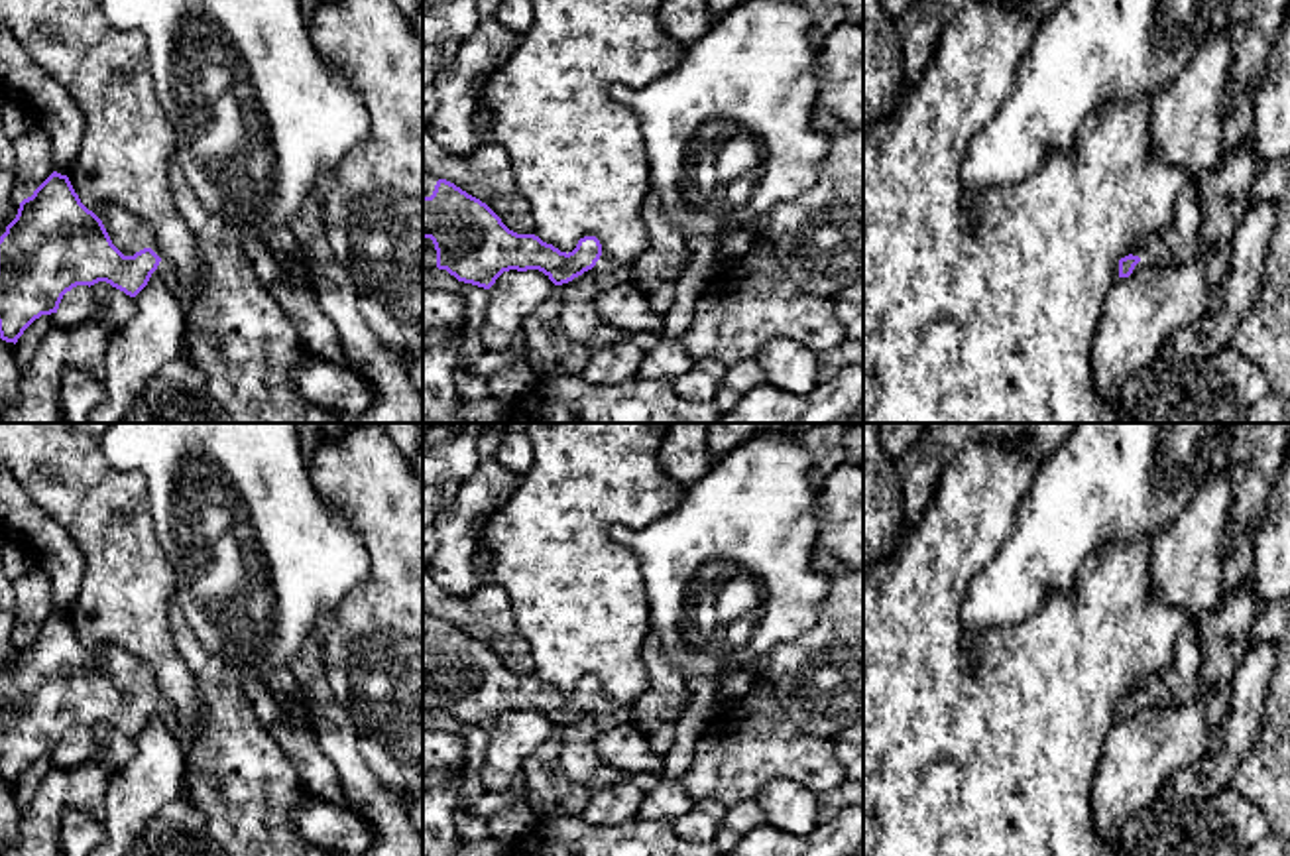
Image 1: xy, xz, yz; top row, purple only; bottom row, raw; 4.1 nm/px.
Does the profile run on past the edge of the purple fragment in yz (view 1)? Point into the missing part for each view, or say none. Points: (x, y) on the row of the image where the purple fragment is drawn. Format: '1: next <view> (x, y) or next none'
1: next yz (1155, 252)

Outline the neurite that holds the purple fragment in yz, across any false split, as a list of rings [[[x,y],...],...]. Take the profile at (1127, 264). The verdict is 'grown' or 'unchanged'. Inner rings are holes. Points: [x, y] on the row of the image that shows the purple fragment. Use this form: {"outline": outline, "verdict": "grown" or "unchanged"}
{"outline": [[[1154,238],[1146,246],[1141,246],[1137,256],[1129,254],[1119,260],[1119,277],[1129,277],[1143,266],[1164,264],[1168,260],[1168,254],[1168,246]]], "verdict": "grown"}

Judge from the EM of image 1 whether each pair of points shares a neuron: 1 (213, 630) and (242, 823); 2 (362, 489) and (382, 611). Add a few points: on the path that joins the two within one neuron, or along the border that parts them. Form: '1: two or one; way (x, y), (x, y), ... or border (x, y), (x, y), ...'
1: two; border (185, 622), (211, 654), (221, 656), (242, 675)
2: one; way (386, 518), (386, 581)

